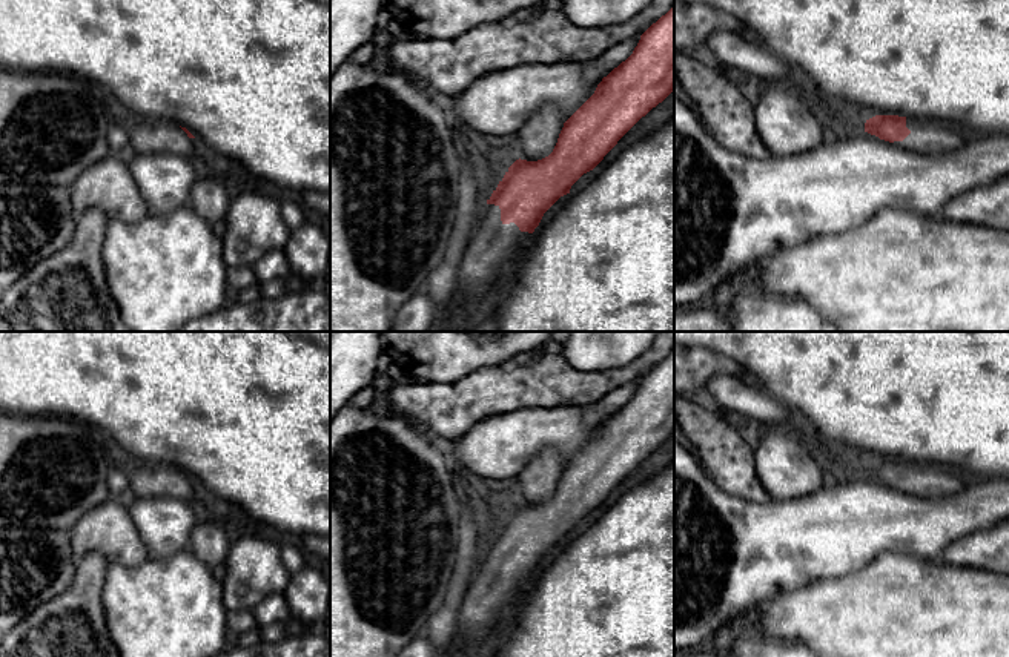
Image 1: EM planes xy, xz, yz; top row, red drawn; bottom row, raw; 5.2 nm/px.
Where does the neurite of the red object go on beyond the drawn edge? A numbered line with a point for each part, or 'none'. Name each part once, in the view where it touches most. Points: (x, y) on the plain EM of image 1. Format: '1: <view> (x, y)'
1: xz (493, 590)

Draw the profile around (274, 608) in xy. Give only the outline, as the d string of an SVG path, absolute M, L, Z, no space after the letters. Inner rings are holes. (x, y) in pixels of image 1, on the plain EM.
M275 593L261 600L253 609L258 626L267 626L275 622L290 625L290 611L283 593Z

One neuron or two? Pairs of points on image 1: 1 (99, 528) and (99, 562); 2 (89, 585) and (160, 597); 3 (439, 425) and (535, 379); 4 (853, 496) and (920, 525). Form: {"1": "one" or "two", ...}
{"1": "two", "2": "two", "3": "one", "4": "one"}

